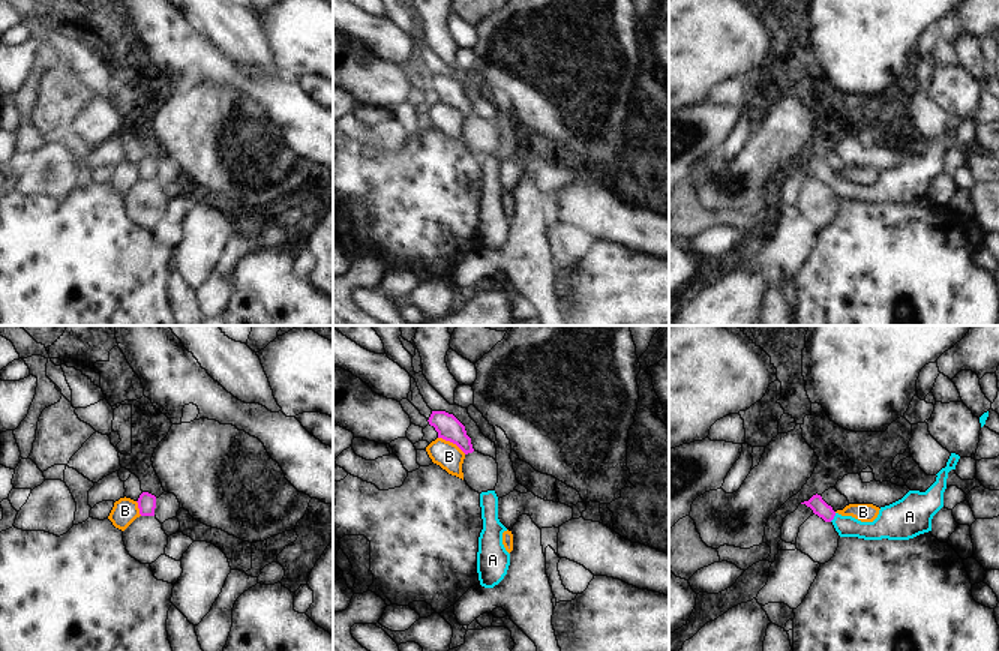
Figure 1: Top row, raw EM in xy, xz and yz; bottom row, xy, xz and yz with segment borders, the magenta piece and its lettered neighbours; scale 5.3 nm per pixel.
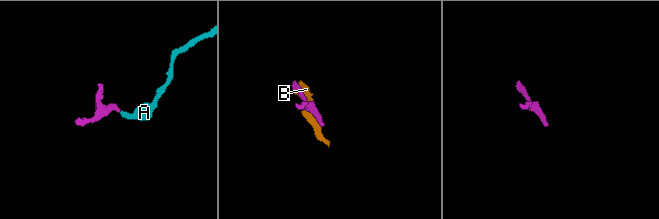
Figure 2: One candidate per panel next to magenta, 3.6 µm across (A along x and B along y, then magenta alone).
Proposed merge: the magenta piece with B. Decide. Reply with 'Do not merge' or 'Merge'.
Do not merge.

